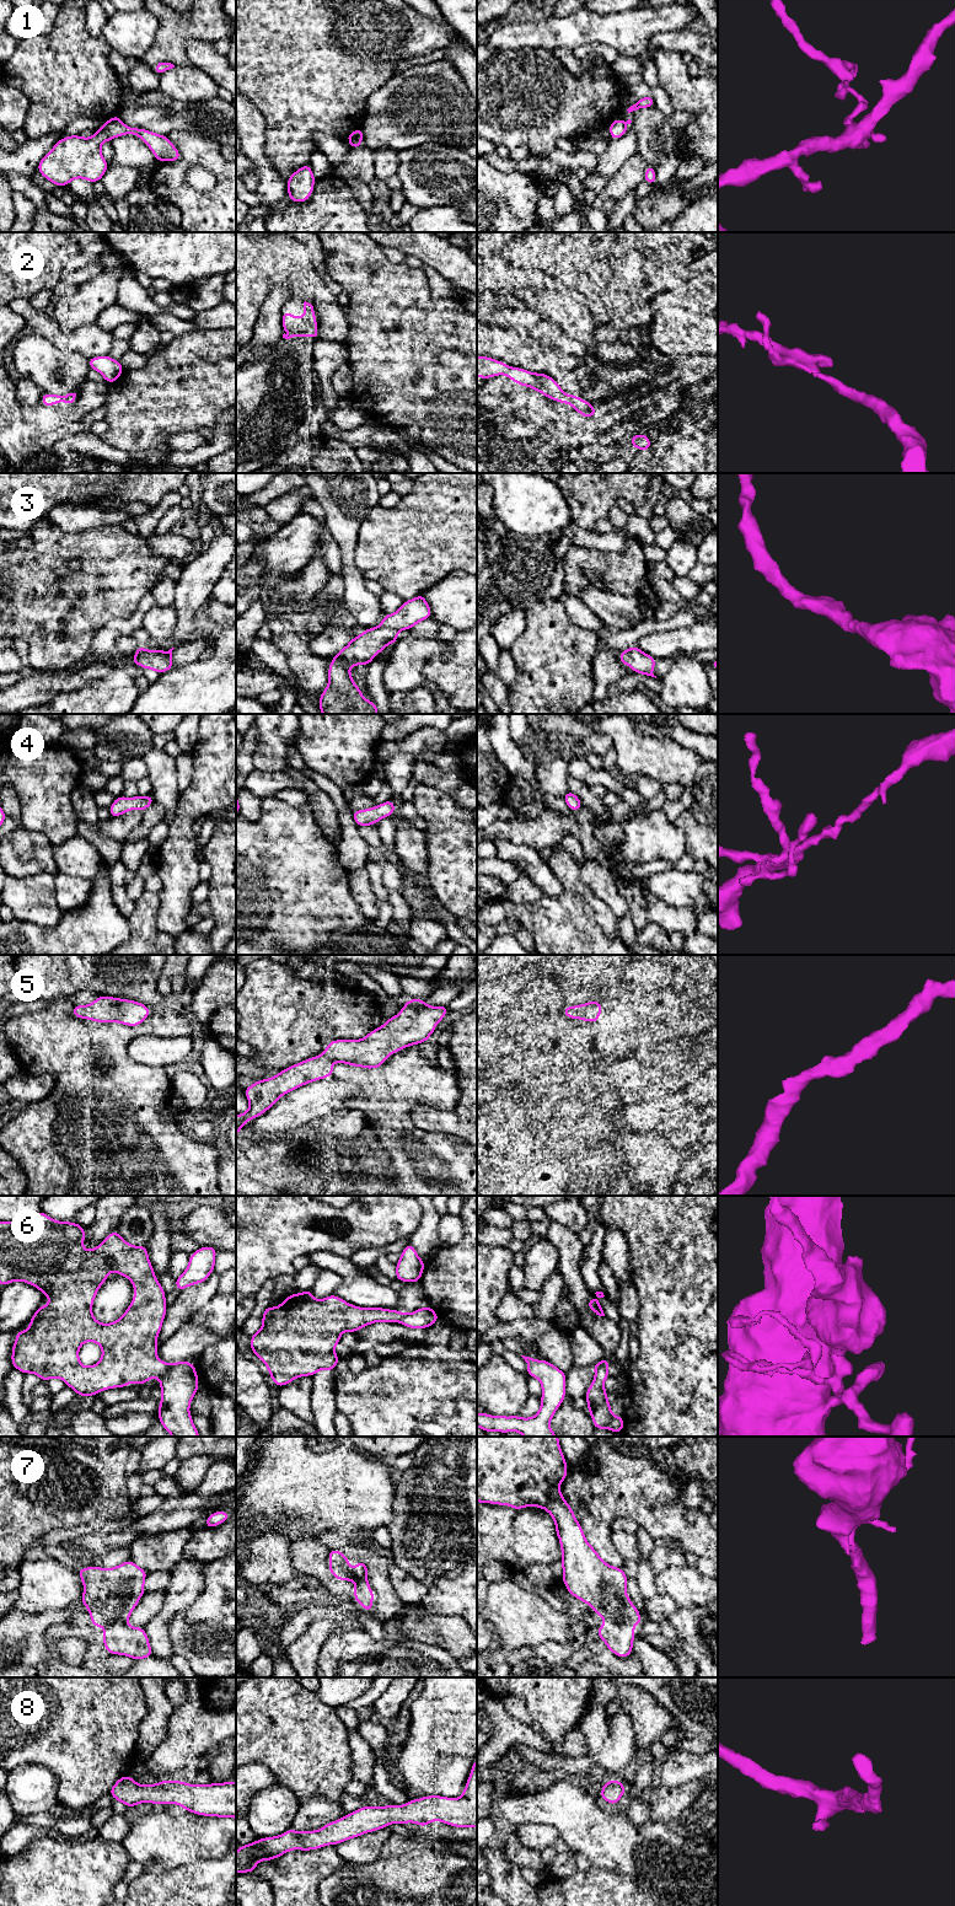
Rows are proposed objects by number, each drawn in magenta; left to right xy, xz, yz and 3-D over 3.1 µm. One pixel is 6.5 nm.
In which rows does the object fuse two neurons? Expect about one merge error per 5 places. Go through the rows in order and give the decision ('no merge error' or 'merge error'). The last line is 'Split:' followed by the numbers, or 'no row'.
1: merge error
2: no merge error
3: no merge error
4: no merge error
5: no merge error
6: merge error
7: no merge error
8: no merge error
Split: 1, 6

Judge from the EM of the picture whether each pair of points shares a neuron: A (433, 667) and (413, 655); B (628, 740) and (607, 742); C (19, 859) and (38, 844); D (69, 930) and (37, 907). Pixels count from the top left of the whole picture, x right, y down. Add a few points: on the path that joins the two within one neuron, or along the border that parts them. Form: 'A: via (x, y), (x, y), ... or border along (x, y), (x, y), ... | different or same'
A: border along (448, 643), (448, 653), (425, 664), (424, 680) | different
B: border along (602, 730), (611, 737), (615, 747) | different
C: via (23, 854), (33, 849) | same
D: border along (63, 912), (59, 921), (51, 927), (28, 922) | different

